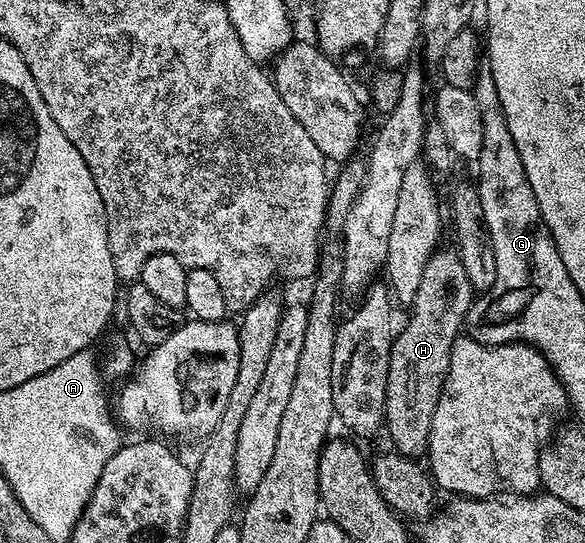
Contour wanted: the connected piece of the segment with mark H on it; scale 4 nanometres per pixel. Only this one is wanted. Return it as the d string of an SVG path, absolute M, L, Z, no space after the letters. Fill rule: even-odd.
M452 246L444 247L437 247L426 262L426 270L422 270L422 279L418 282L418 294L410 306L412 321L395 333L390 346L384 403L386 433L395 451L413 458L427 453L430 426L450 366L452 347L465 331L466 317L474 299L474 289L470 278L466 278L459 251Z

